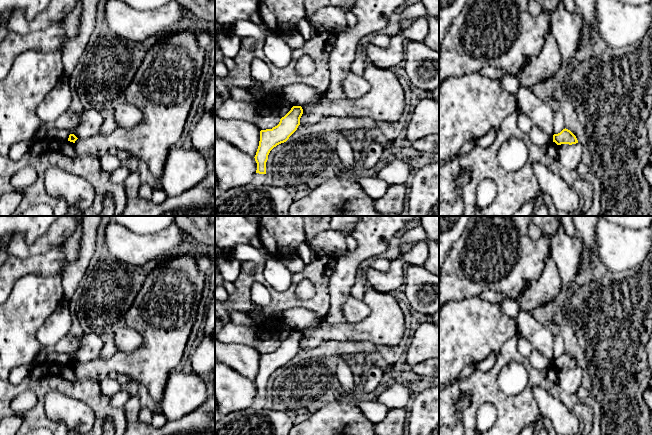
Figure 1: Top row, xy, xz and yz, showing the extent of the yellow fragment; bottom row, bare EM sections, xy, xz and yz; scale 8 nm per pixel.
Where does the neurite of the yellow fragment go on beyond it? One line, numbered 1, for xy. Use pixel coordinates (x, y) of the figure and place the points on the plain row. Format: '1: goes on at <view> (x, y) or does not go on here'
1: does not go on here

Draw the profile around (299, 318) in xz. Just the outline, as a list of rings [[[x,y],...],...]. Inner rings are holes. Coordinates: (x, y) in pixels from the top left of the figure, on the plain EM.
[[[295,307],[282,312],[281,318],[294,330],[301,331],[307,328],[319,328],[328,323],[325,317],[319,317],[314,311],[302,307]]]

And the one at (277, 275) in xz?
[[[270,258],[264,265],[266,283],[279,292],[285,291],[292,285],[293,273],[280,261]]]

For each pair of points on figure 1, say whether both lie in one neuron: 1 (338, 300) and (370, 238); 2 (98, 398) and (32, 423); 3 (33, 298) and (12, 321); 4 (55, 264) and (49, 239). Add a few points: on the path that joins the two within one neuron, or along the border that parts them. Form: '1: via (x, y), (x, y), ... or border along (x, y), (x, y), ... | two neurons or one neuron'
1: via (339, 285), (344, 276), (345, 269), (361, 253) | one neuron
2: via (76, 388), (49, 385), (40, 394), (40, 401) | one neuron
3: via (29, 304), (18, 315) | one neuron
4: border along (60, 245), (30, 257) | two neurons

